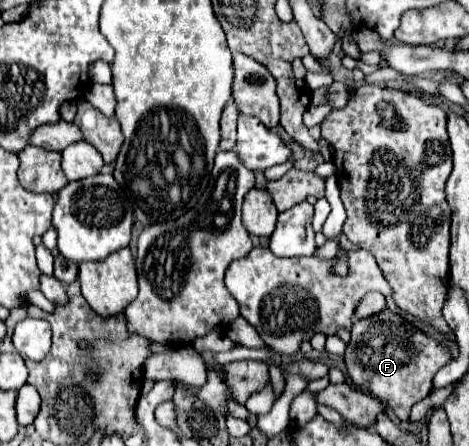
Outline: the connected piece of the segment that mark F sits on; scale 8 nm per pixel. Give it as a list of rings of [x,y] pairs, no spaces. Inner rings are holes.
[[[390,311],[356,321],[352,325],[352,339],[344,353],[352,383],[358,389],[382,399],[400,421],[406,421],[410,407],[430,393],[436,371],[450,359],[452,357],[444,345],[438,345],[434,339]]]

